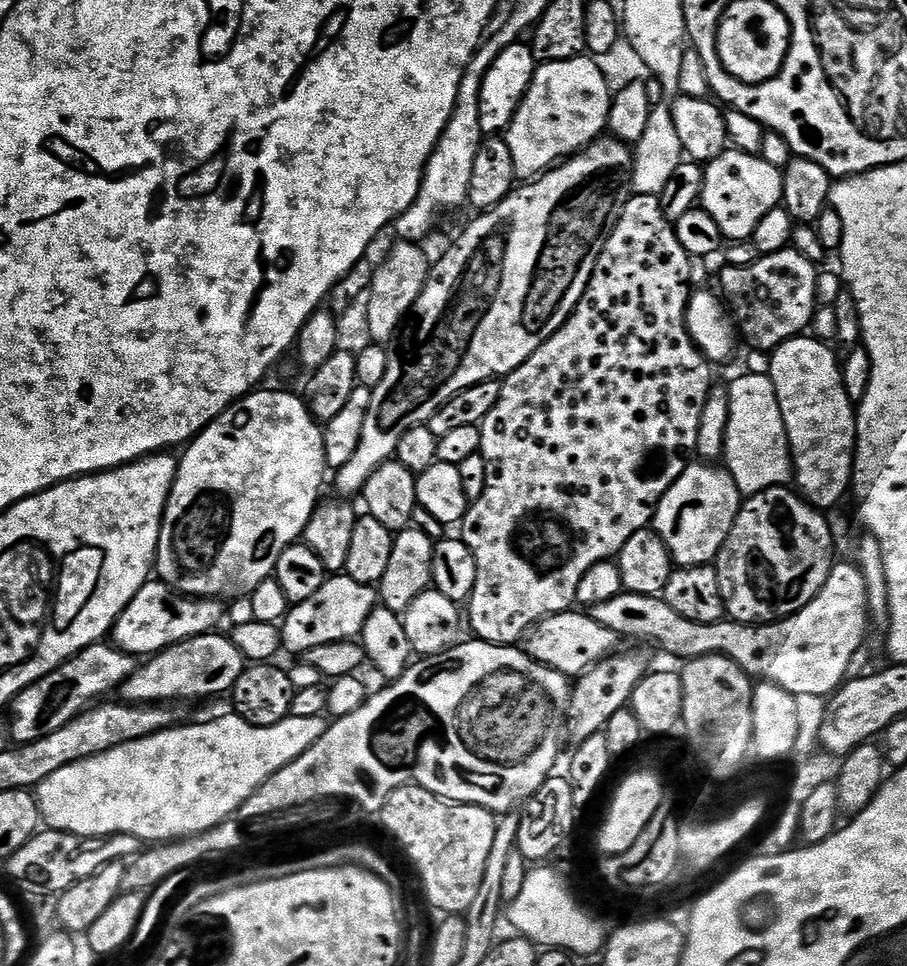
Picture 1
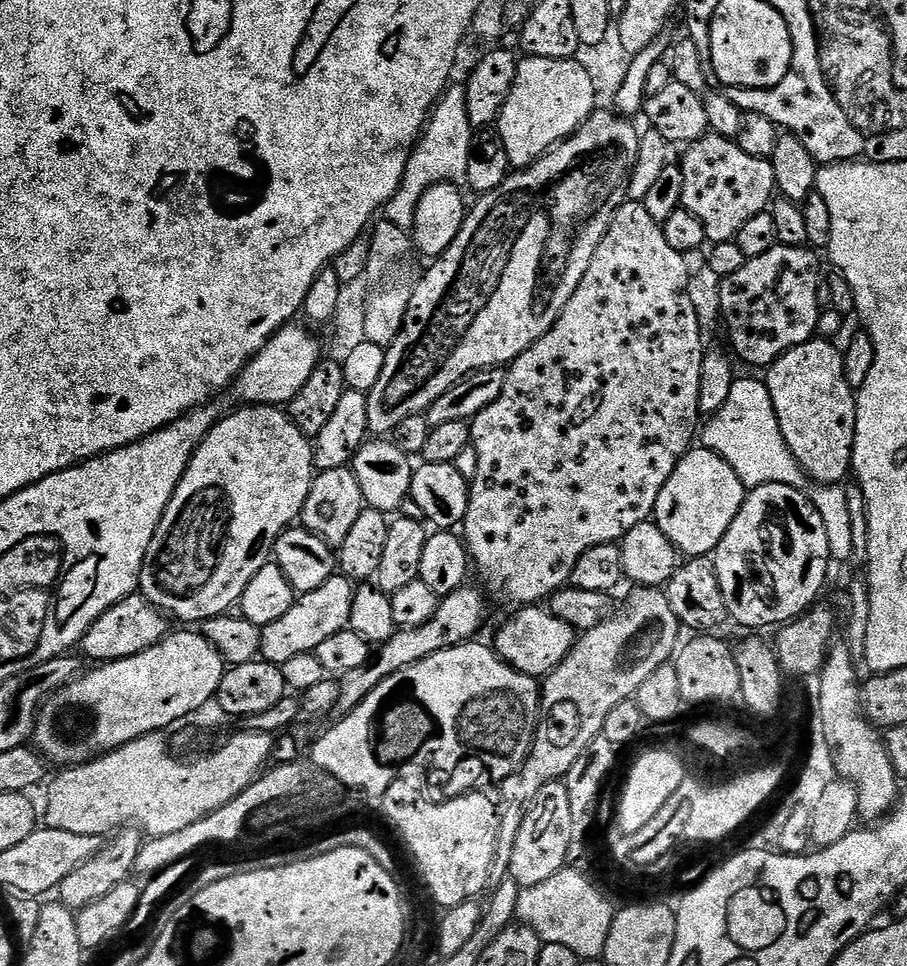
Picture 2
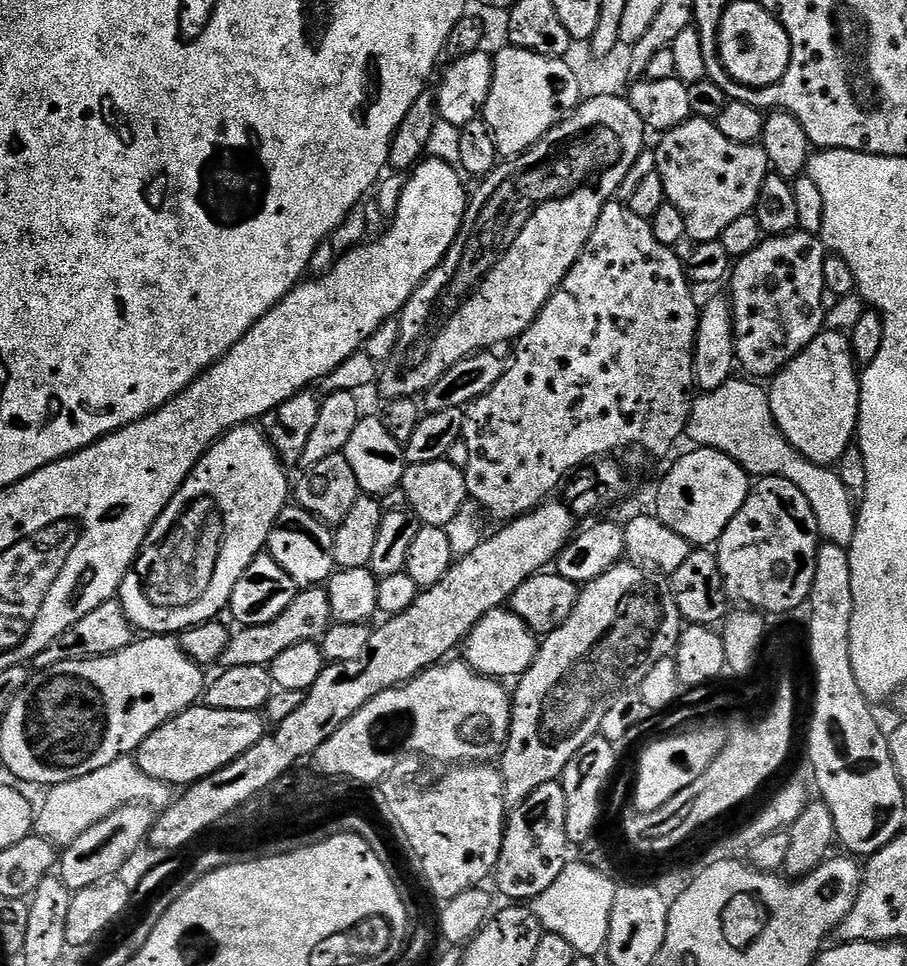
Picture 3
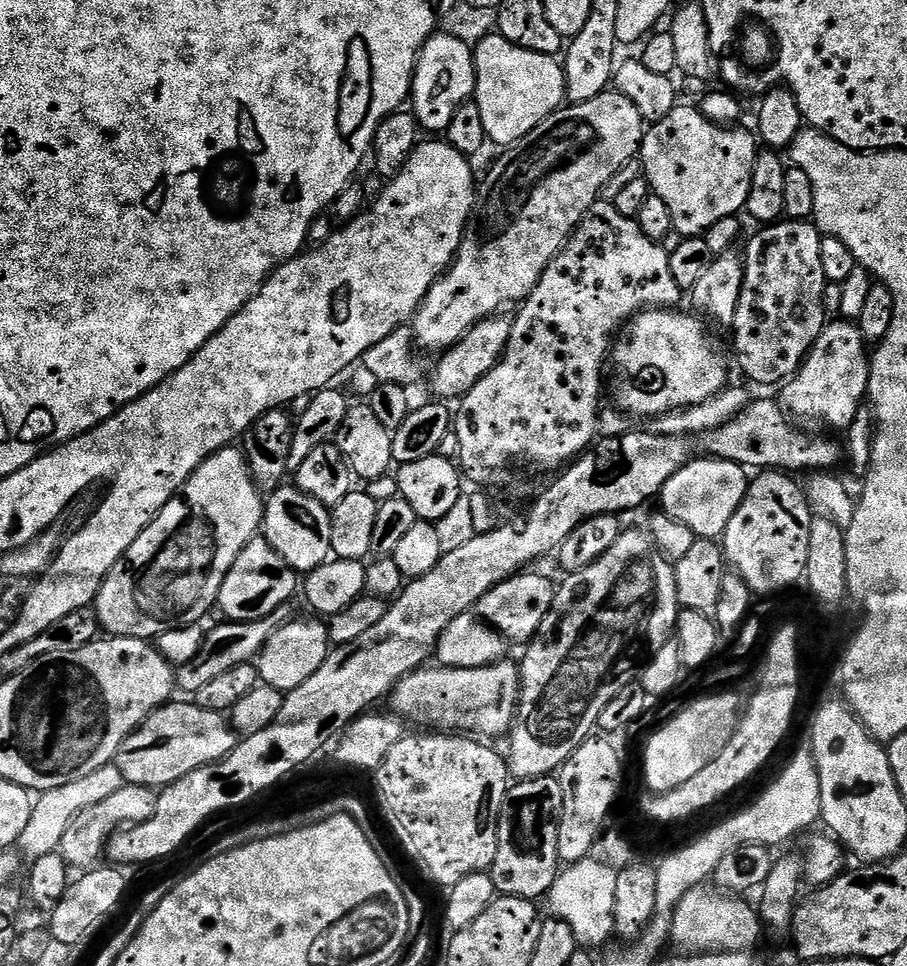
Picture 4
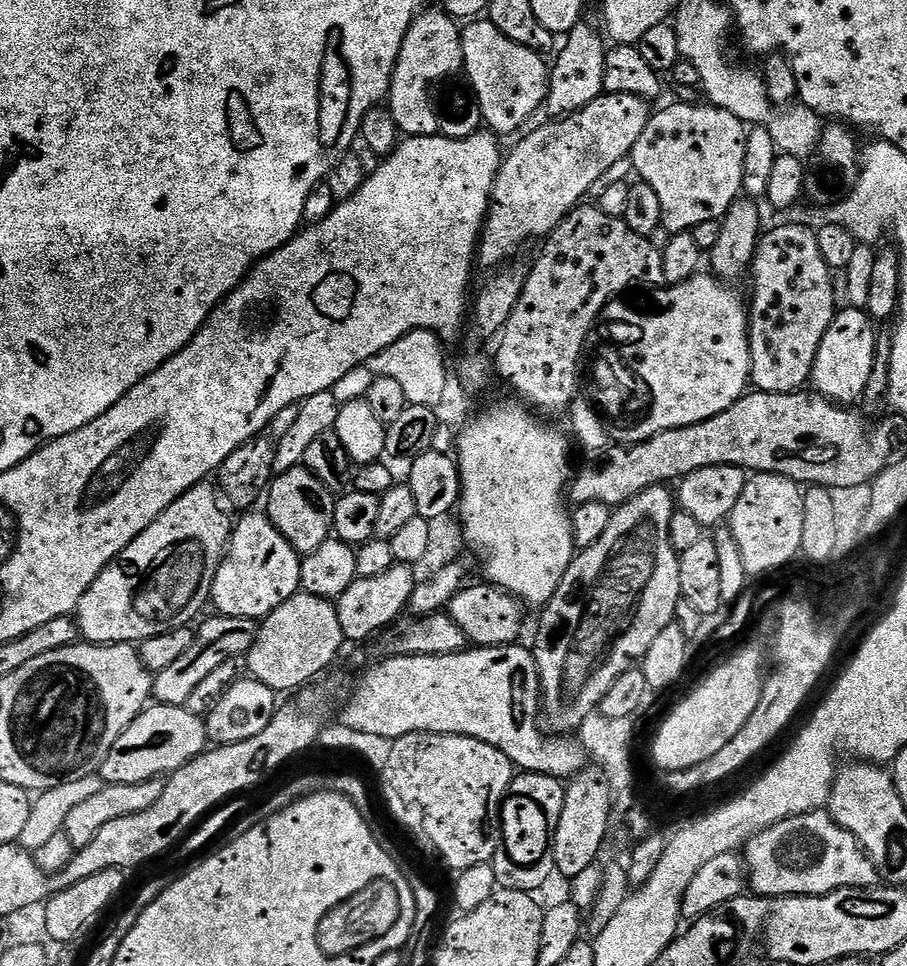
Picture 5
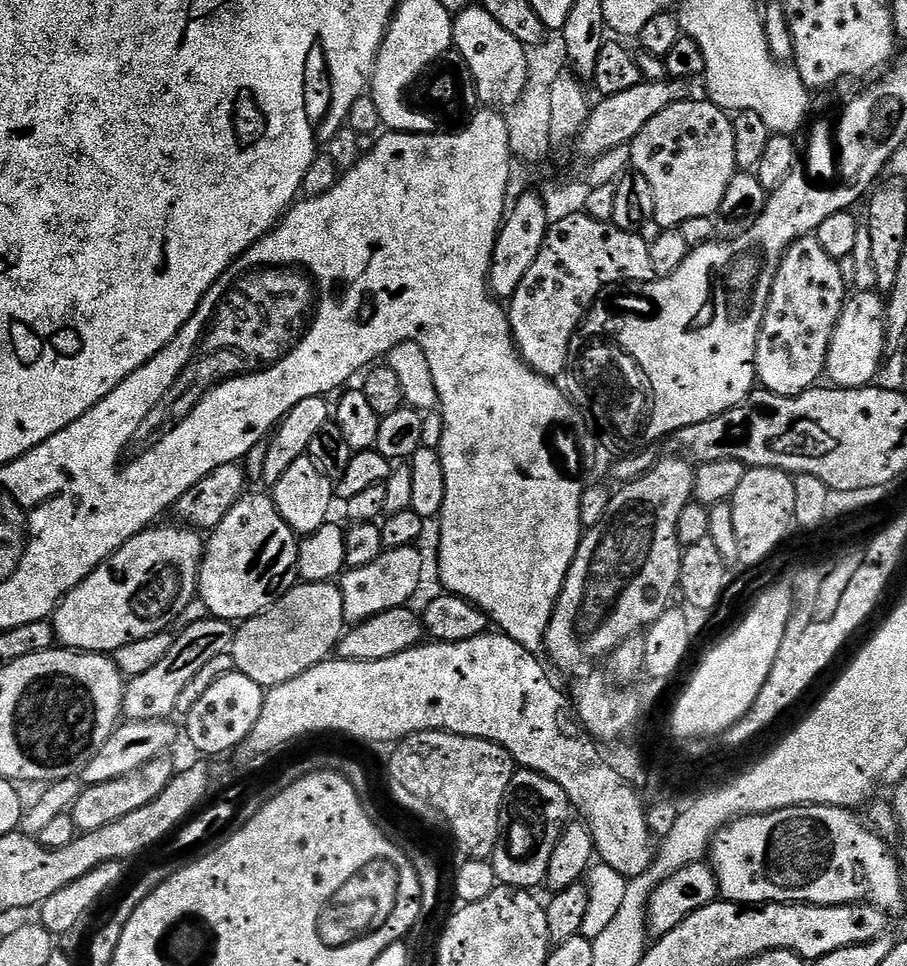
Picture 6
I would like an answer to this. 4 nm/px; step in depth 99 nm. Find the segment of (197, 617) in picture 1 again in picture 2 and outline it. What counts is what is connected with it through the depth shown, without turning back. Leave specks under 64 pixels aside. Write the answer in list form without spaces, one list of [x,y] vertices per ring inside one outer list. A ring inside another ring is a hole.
[[[133,594],[122,602],[110,606],[90,630],[81,638],[78,652],[85,661],[107,662],[130,658],[134,654],[142,654],[142,650],[150,650],[150,646],[159,644],[170,631],[170,620],[159,608],[155,608],[145,596]]]

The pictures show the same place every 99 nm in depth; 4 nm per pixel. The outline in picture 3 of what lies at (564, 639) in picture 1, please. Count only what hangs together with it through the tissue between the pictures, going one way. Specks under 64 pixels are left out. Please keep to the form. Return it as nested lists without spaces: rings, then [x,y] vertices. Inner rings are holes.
[[[501,606],[486,613],[486,615],[476,623],[474,630],[470,630],[470,634],[464,639],[462,645],[462,659],[464,663],[469,664],[474,671],[481,672],[483,676],[491,676],[504,682],[507,681],[507,676],[519,678],[523,676],[526,670],[530,670],[530,666],[536,660],[537,647],[537,633],[532,632],[530,626],[526,626],[526,622],[522,622],[522,618],[518,618],[518,614],[514,614],[507,607]]]

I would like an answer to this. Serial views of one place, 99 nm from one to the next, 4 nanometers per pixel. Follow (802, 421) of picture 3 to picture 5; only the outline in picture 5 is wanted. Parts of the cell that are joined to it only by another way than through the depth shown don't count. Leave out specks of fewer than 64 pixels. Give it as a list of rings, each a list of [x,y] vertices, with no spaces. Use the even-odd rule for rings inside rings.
[[[844,306],[837,311],[830,322],[830,330],[818,346],[818,354],[812,367],[811,387],[825,400],[840,406],[852,406],[859,401],[866,382],[870,382],[870,370],[874,367],[877,330],[872,329],[874,321],[863,308]]]

